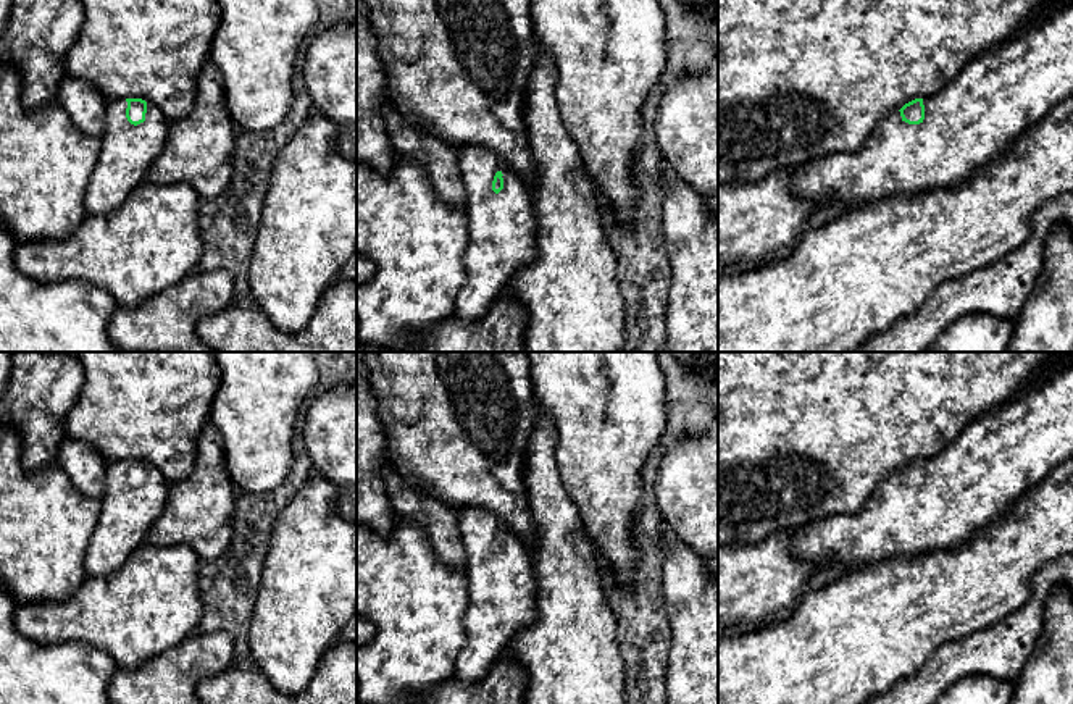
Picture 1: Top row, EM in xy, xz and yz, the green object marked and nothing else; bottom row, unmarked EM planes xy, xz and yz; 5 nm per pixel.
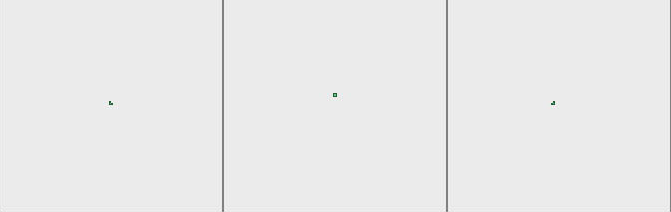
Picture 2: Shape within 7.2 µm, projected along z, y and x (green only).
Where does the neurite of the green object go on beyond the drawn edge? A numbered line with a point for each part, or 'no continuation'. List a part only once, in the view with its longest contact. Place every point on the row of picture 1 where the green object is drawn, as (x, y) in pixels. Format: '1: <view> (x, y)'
1: xy (126, 154)

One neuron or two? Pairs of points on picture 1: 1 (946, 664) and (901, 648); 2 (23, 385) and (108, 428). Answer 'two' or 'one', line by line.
1: two
2: two

